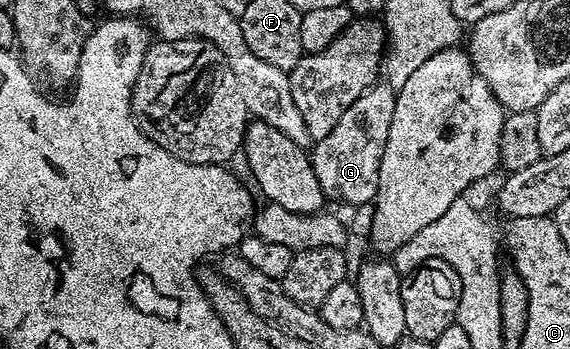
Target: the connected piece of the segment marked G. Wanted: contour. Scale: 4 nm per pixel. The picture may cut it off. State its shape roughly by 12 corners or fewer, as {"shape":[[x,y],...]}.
{"shape":[[396,92],[362,93],[310,151],[329,200],[375,200]]}

